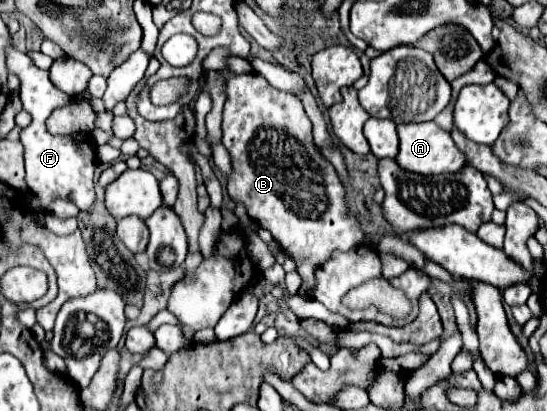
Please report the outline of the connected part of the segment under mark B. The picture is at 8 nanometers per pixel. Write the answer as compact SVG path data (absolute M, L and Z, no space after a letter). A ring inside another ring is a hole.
M230 69L220 71L224 79L224 113L222 113L222 145L228 149L232 157L232 175L228 177L228 193L232 201L246 207L250 219L254 219L260 227L268 229L272 237L280 243L286 255L290 255L298 263L298 273L302 275L300 295L308 297L314 285L314 267L322 265L330 259L334 249L348 251L360 243L364 243L366 233L362 231L360 221L350 211L346 201L346 189L340 183L334 167L312 141L312 123L300 103L290 93L274 89L262 75L248 73L236 75Z

